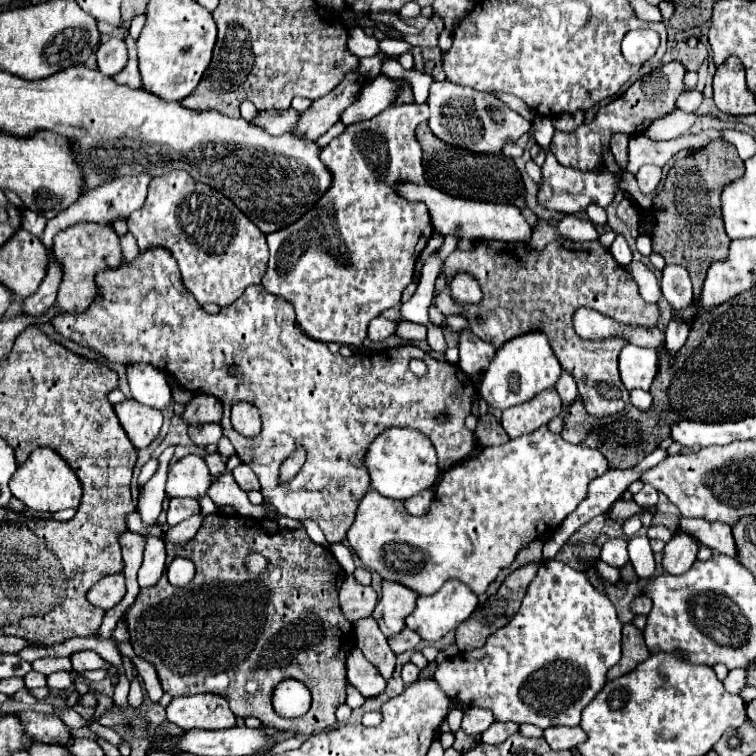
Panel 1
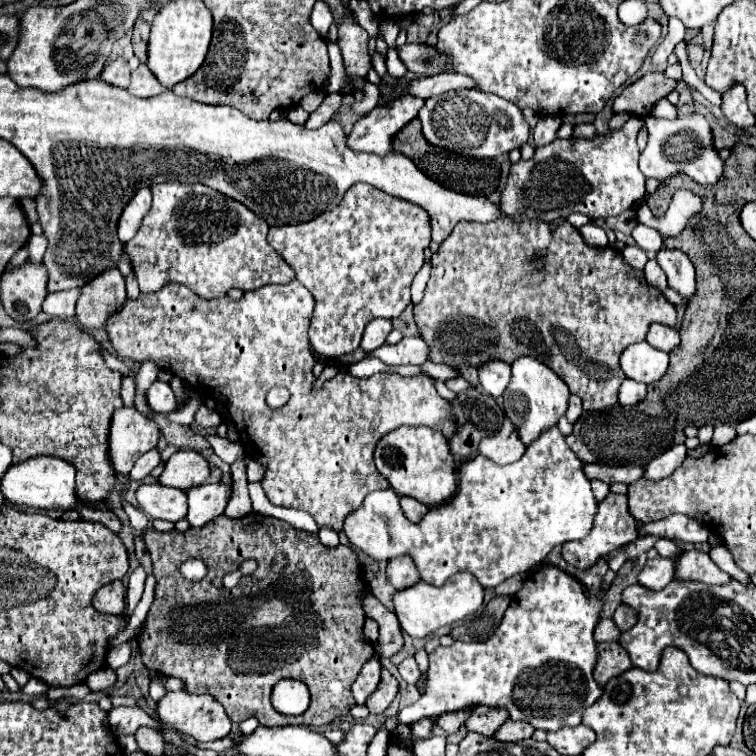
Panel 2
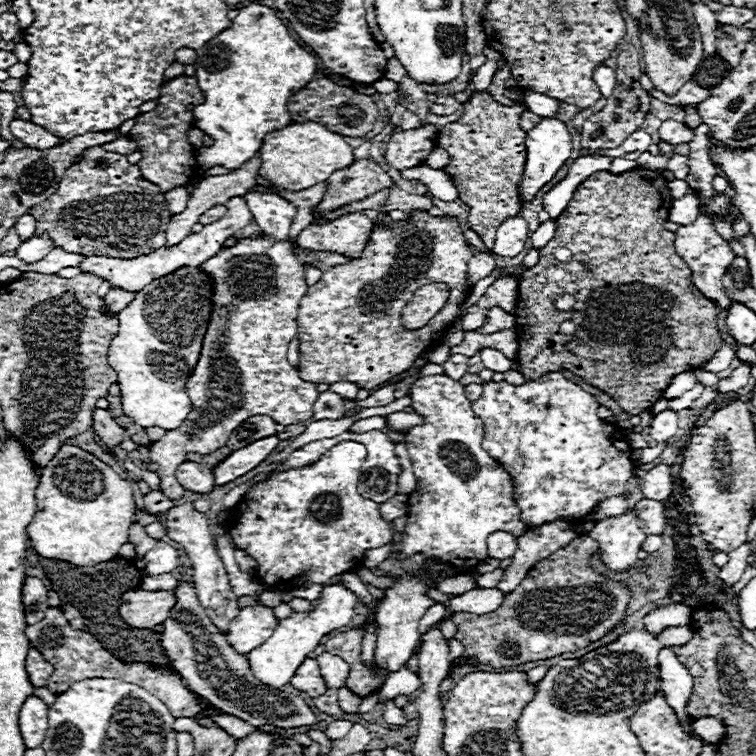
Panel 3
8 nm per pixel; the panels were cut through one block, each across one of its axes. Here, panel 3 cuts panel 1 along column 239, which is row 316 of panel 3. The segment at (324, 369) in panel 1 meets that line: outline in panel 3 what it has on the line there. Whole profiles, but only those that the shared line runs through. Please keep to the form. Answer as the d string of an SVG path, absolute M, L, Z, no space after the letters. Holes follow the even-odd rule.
M416 212L408 222L396 222L394 226L378 224L368 240L368 246L362 252L362 258L332 266L322 272L322 278L310 286L304 300L300 300L300 330L296 334L300 340L300 376L314 384L354 382L360 390L374 390L378 384L406 372L424 350L434 346L434 332L450 326L448 322L454 322L458 318L460 308L466 300L466 294L462 290L466 284L470 258L470 246L466 244L460 226L452 218L434 218L426 212ZM432 282L442 282L448 286L448 302L426 326L418 330L404 328L400 322L404 306L420 286Z

